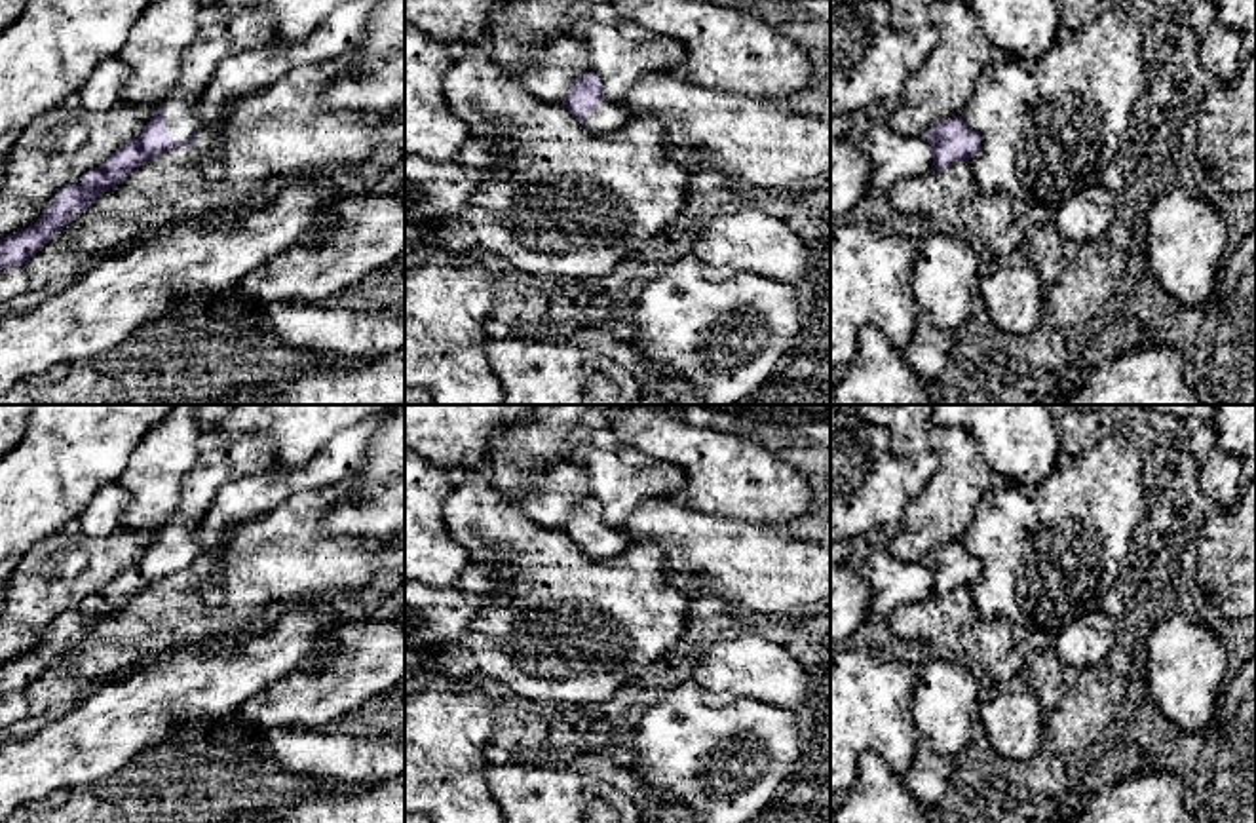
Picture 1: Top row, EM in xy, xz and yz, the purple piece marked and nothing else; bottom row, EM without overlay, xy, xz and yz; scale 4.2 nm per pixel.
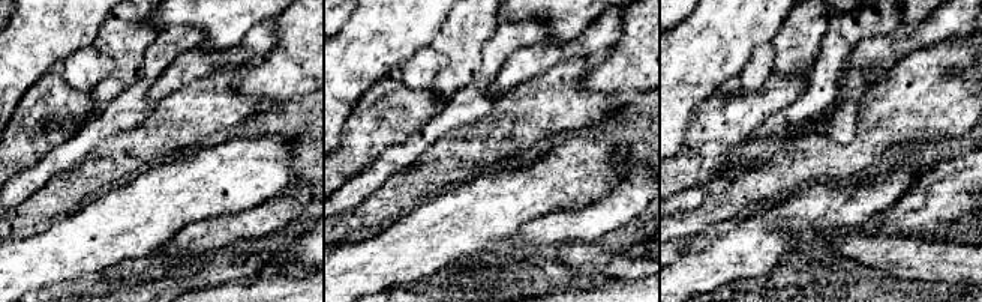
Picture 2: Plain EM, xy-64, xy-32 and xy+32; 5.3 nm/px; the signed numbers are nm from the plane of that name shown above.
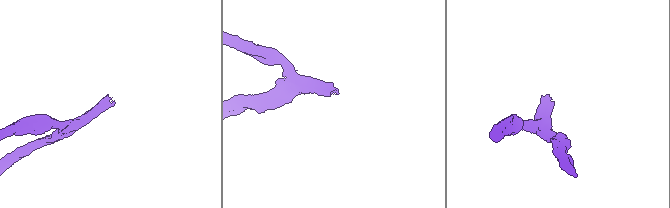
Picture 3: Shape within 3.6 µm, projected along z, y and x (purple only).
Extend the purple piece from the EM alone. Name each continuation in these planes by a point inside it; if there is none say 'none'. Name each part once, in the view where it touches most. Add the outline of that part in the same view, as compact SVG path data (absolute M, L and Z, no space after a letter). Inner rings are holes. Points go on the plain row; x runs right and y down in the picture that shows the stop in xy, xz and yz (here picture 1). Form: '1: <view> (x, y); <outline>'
1: xy (217, 464); M253 435L234 445L207 441L182 479L179 507L165 528L165 555L175 568L198 559L205 545L198 528L220 488L236 479L272 469L274 447L266 435Z

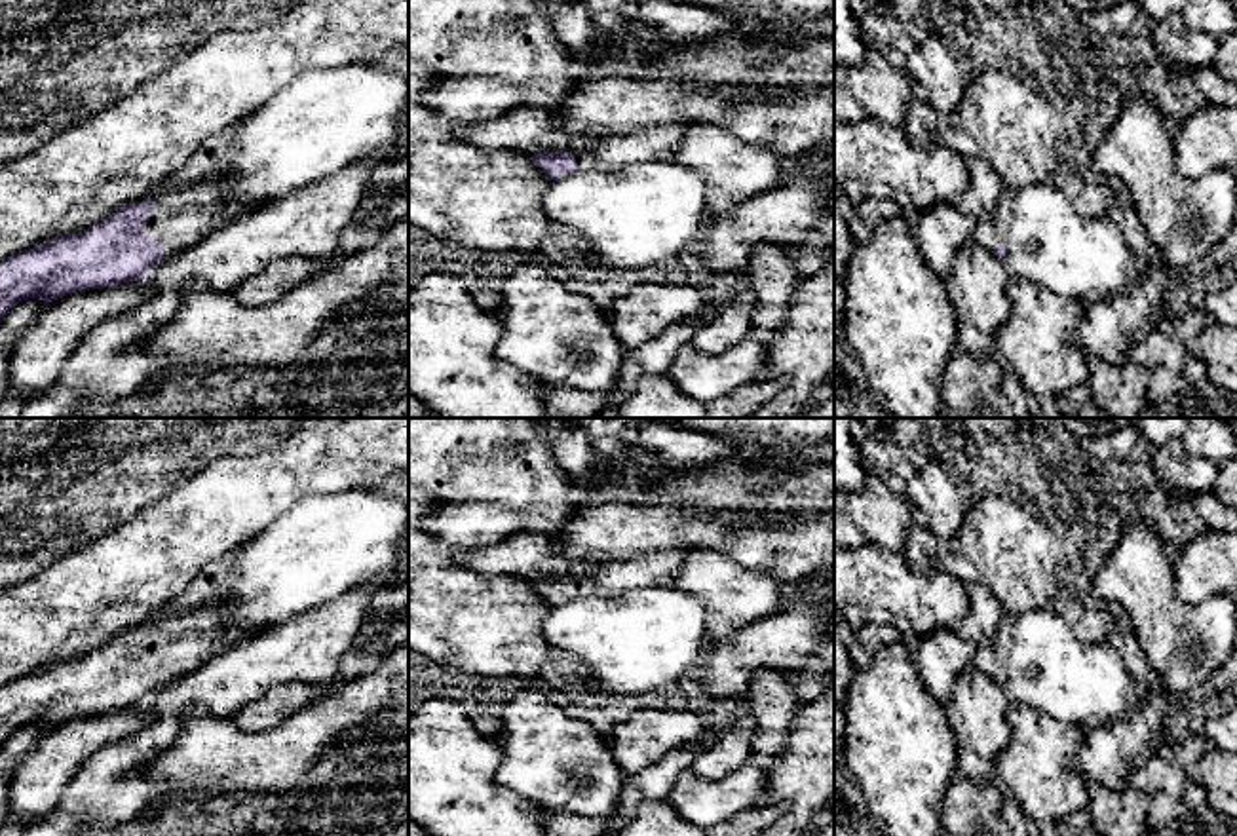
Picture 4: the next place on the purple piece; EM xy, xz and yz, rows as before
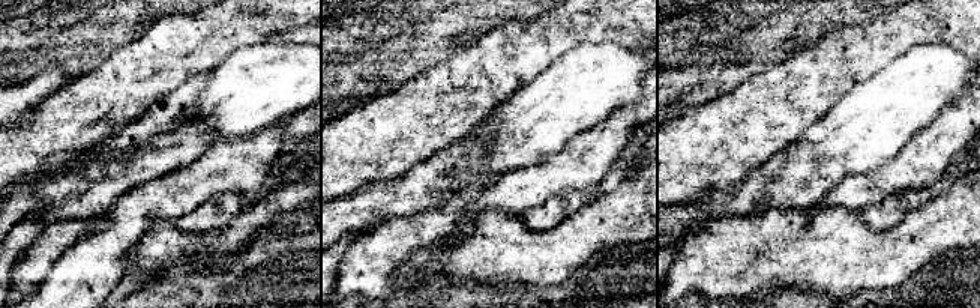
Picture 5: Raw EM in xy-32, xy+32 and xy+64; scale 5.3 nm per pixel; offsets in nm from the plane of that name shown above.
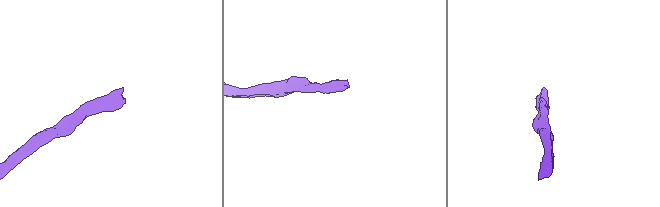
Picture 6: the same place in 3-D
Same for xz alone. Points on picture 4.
1: xz (607, 578); M669 549L633 560L599 560L583 576L566 576L578 595L612 597L633 587L669 587L686 559L686 549Z

